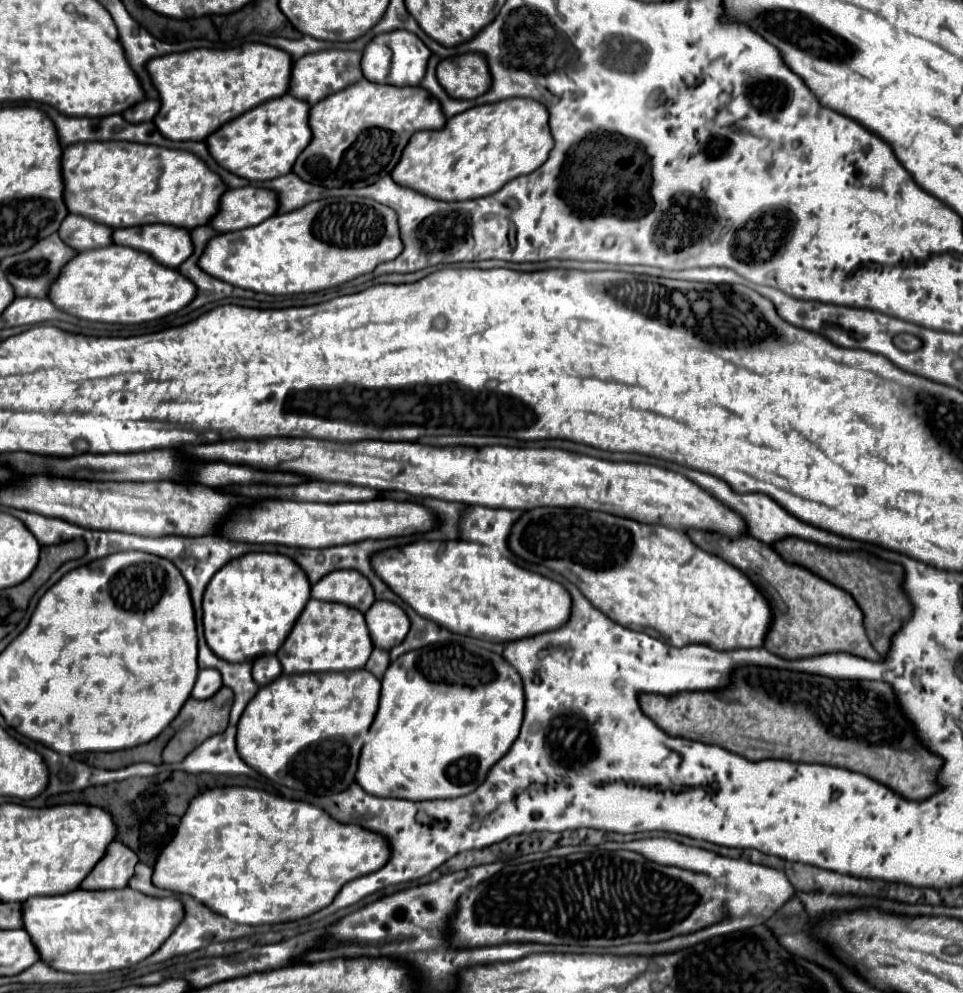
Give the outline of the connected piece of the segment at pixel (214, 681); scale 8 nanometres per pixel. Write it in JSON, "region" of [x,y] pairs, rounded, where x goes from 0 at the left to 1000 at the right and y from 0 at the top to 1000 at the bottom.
{"region":[[[209,674],[205,680],[205,688],[200,692],[198,702],[202,704],[217,704],[229,694],[229,680],[225,674]]]}

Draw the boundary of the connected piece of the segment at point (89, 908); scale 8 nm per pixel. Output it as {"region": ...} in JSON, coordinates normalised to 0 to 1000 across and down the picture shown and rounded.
{"region":[[[136,893],[115,897],[90,897],[78,895],[57,903],[32,903],[24,909],[24,936],[30,940],[34,952],[40,958],[45,970],[61,974],[70,980],[111,980],[128,974],[136,974],[153,962],[161,960],[167,950],[178,942],[180,934],[190,925],[190,911],[182,903],[155,903]]]}

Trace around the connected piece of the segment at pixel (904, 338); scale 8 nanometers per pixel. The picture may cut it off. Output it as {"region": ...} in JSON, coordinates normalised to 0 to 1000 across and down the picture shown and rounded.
{"region":[[[934,336],[928,339],[927,344],[933,350],[940,353],[952,352],[956,347],[955,342],[946,336]]]}

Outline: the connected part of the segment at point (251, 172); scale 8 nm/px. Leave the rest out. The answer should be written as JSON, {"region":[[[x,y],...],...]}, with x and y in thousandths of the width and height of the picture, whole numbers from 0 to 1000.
{"region":[[[292,96],[240,120],[240,124],[227,128],[227,132],[223,132],[223,136],[219,136],[213,144],[219,158],[238,174],[259,182],[279,182],[298,176],[308,156],[321,146],[323,130],[319,114],[321,106],[317,102]]]}

